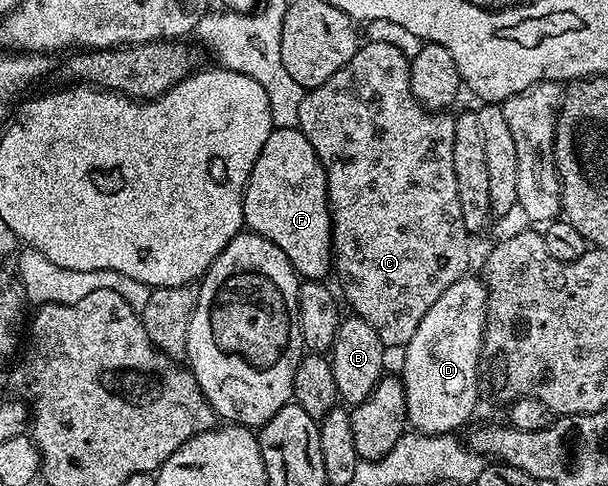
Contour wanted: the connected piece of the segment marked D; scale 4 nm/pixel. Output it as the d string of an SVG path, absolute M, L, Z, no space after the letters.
M472 276L458 278L438 295L434 307L422 315L418 331L403 346L404 366L398 370L398 376L404 382L408 425L415 432L455 434L460 431L456 429L463 430L473 420L472 412L480 397L480 377L482 381L488 287L479 276Z

